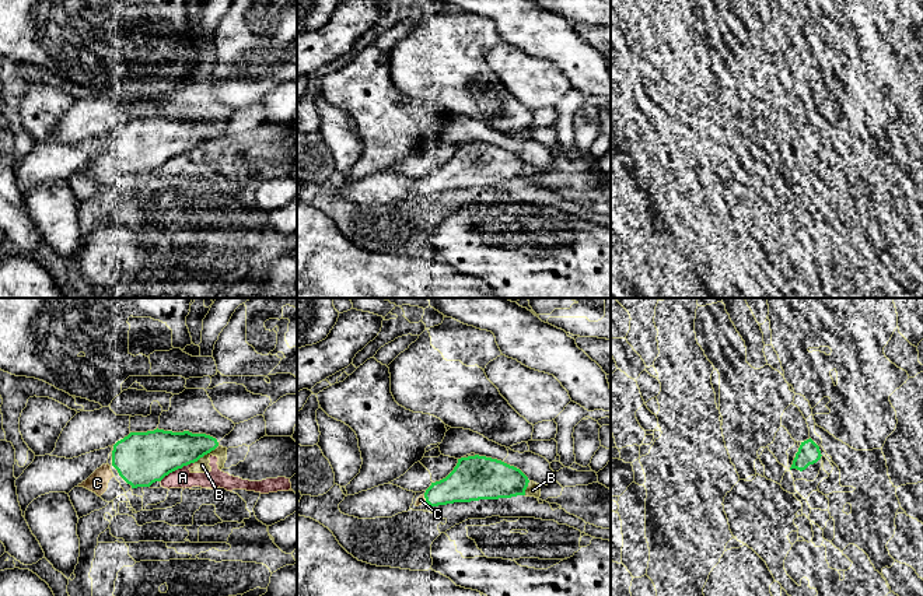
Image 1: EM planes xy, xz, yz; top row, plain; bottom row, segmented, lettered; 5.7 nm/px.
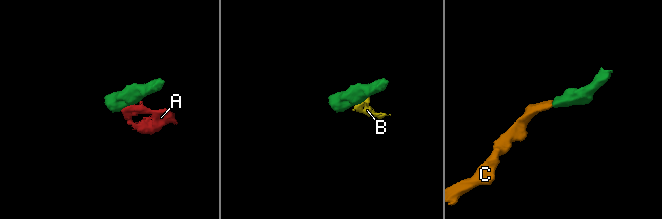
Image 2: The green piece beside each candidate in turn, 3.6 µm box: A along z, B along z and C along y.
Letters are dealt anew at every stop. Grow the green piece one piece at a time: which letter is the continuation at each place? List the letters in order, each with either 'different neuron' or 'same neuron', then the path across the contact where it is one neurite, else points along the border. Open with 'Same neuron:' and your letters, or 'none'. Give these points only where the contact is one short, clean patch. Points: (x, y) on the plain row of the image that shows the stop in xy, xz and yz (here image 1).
Same neuron: C
A: different neuron; border along xy (193, 148), (170, 158), (160, 168)
B: different neuron; border along xy (219, 132), (193, 148)
C: same neuron

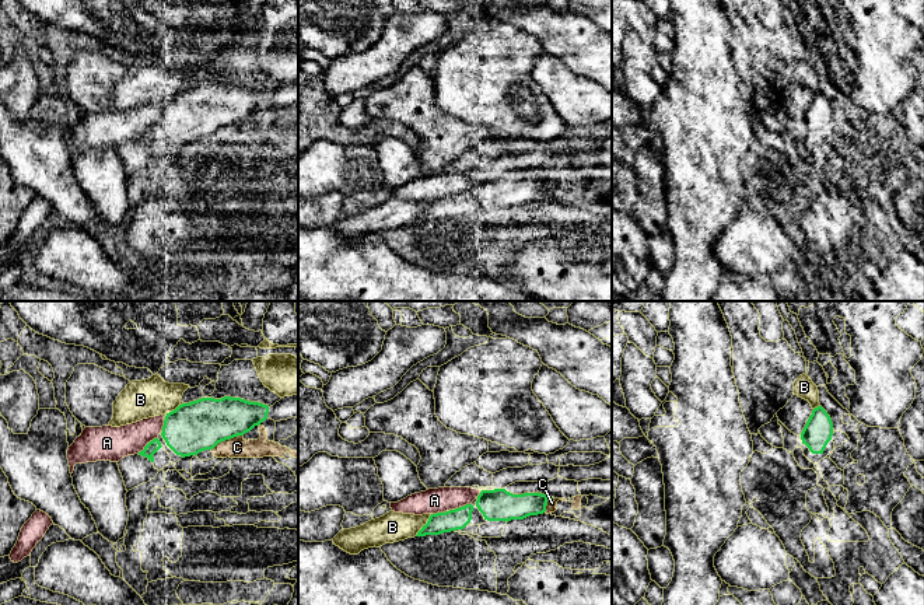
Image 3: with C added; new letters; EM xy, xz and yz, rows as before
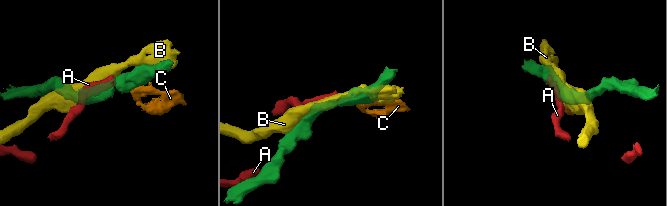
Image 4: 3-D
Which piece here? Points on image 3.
Same neuron: none
A: different neuron; border along xz (469, 189), (431, 200)
B: different neuron
C: different neuron; border along xy (242, 121), (226, 125), (212, 136)

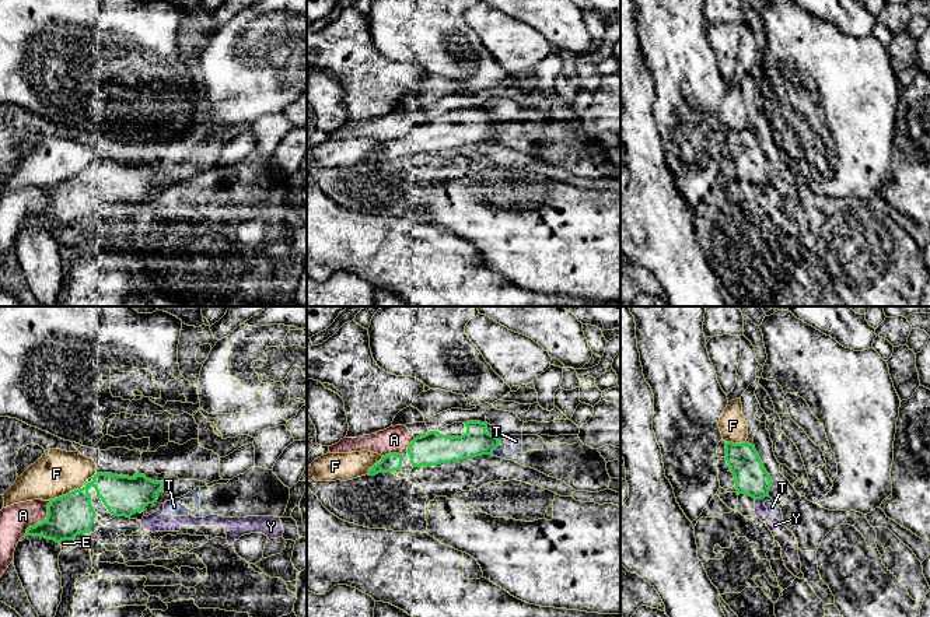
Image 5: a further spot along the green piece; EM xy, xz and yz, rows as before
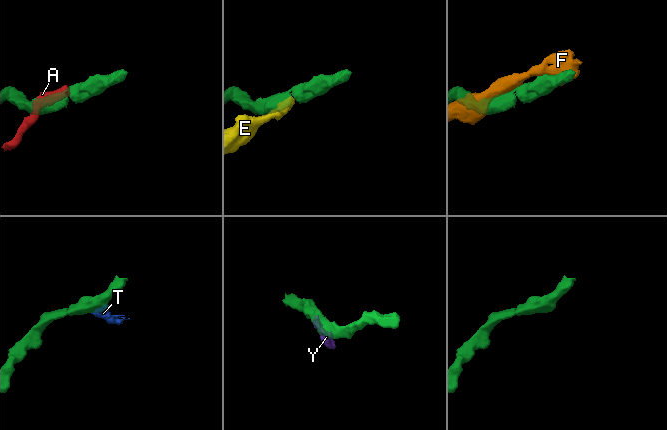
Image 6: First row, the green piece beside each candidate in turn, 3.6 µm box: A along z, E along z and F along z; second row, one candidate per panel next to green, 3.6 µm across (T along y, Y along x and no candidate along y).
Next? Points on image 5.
Same neuron: none
A: different neuron; border along xy (51, 188), (46, 203), (31, 211), (24, 221)
E: different neuron; border along xy (73, 225), (63, 225), (59, 230)
F: different neuron
T: different neuron; border along xz (499, 132), (492, 139)
Y: different neuron; border along yz (768, 182), (755, 188)

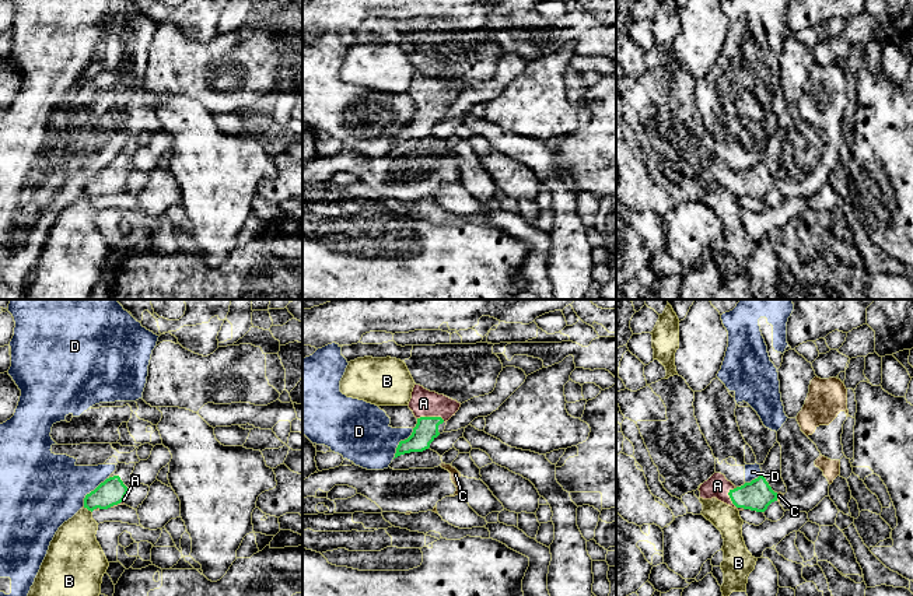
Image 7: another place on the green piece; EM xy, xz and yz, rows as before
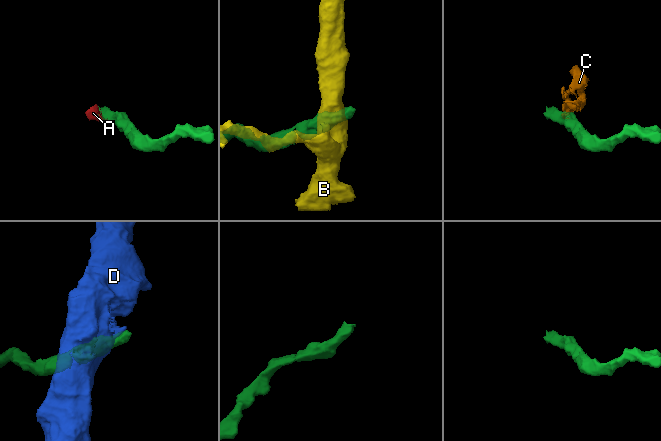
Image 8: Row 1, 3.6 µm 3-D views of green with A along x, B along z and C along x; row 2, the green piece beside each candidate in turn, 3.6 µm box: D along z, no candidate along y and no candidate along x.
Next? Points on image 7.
Same neuron: A
A: same neuron; runs through yz (756, 182), (731, 186), (717, 172)
B: different neuron; border along xy (83, 193), (91, 199)
C: different neuron; border along yz (776, 181), (777, 186)
D: different neuron; border along xz (413, 115), (399, 129), (392, 144)

